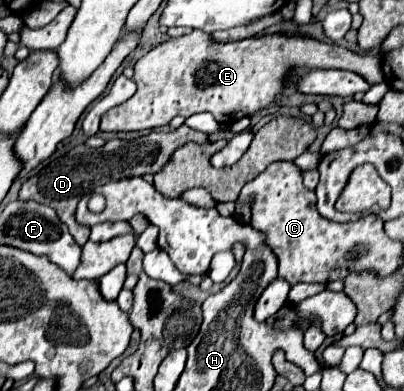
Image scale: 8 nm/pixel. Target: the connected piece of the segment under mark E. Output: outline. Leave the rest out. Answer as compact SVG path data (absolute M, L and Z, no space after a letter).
M191 31L189 35L167 39L135 63L135 95L123 105L109 109L101 117L101 131L143 131L167 127L173 117L191 117L209 111L219 123L231 125L241 117L267 107L283 87L283 77L293 67L323 69L337 67L359 73L367 83L385 83L381 73L381 59L377 55L359 55L335 43L321 43L317 39L283 37L279 33L249 37L233 43L215 43L205 31Z

